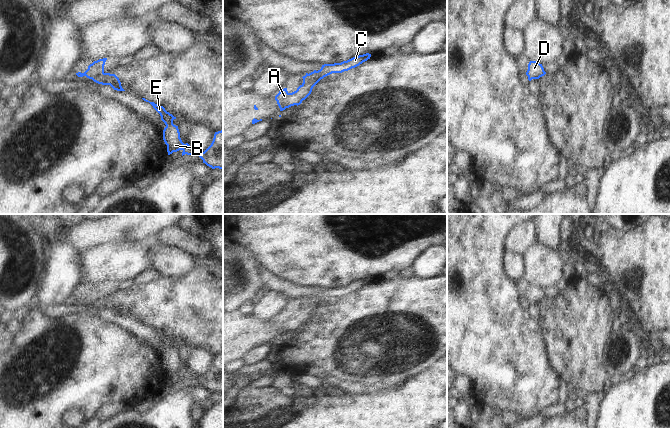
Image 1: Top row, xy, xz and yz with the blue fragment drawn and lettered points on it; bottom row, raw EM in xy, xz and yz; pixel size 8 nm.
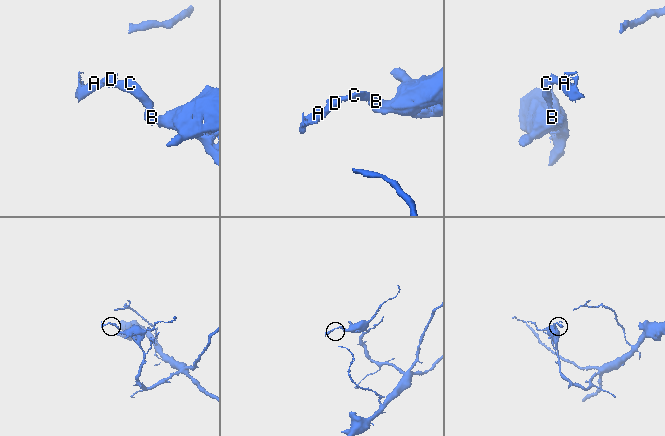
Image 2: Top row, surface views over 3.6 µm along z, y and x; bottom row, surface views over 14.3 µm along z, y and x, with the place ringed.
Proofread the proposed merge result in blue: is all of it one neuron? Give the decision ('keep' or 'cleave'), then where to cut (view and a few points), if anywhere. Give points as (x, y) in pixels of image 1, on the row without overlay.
cleave; cut xy (103, 296), (91, 302)

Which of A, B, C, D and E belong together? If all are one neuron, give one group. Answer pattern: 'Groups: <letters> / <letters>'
Groups: A D / B C E.

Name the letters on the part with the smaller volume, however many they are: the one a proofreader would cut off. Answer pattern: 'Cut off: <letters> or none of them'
Cut off: A, D

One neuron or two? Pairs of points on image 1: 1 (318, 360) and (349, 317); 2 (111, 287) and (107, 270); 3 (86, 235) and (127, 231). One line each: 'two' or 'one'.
1: one
2: two
3: one

